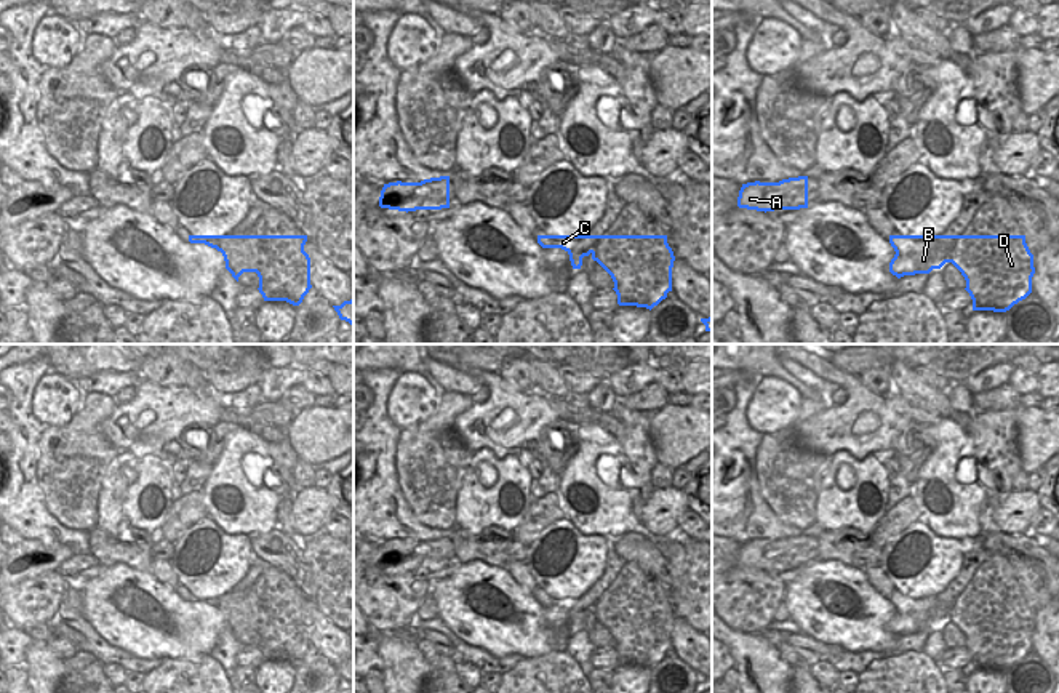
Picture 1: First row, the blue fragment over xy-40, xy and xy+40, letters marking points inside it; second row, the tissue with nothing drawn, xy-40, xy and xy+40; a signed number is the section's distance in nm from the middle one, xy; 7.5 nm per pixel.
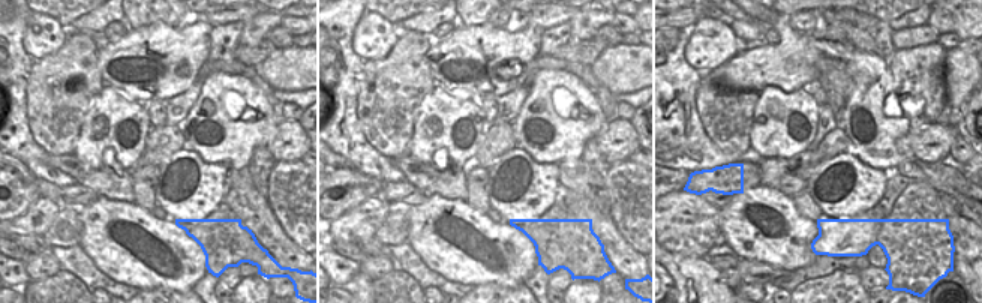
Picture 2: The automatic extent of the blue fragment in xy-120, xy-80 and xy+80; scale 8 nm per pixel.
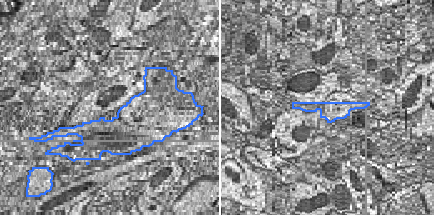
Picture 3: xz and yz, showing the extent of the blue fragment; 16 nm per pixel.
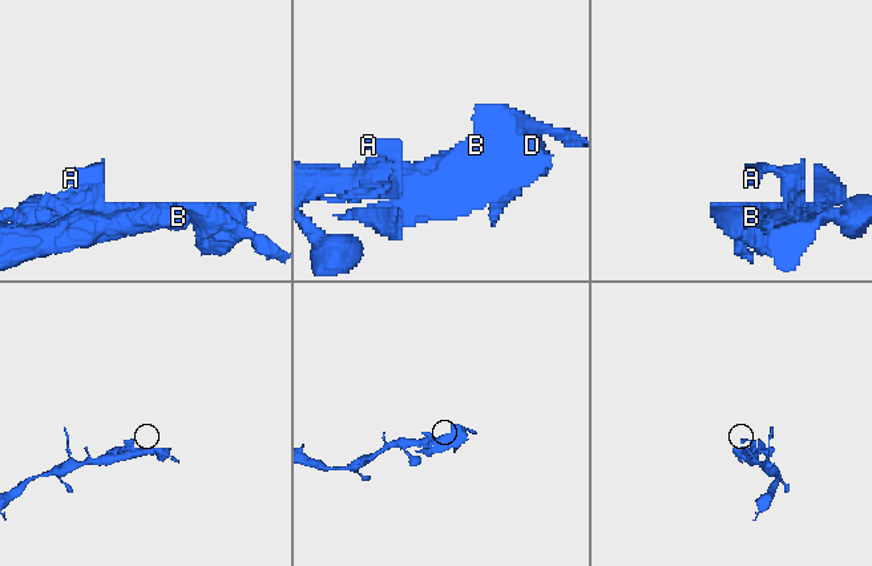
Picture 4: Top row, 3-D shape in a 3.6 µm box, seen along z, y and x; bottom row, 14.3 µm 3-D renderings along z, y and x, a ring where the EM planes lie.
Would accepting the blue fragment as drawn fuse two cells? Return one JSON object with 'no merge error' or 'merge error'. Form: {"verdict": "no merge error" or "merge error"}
{"verdict": "merge error"}

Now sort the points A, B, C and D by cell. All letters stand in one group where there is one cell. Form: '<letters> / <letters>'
A C D / B

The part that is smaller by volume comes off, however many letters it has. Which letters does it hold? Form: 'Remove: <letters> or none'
Remove: A, C, D.

